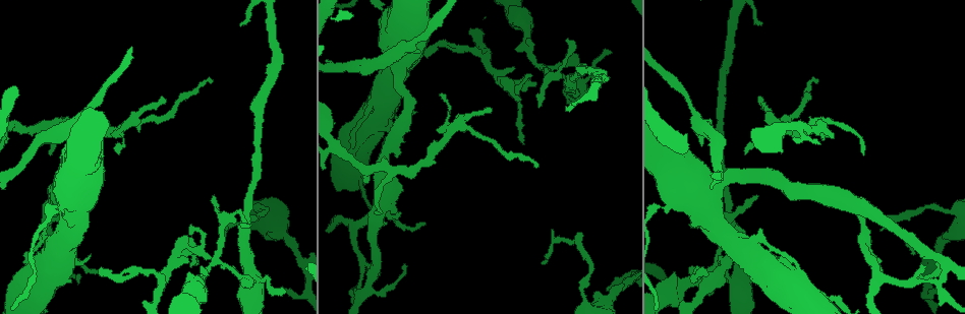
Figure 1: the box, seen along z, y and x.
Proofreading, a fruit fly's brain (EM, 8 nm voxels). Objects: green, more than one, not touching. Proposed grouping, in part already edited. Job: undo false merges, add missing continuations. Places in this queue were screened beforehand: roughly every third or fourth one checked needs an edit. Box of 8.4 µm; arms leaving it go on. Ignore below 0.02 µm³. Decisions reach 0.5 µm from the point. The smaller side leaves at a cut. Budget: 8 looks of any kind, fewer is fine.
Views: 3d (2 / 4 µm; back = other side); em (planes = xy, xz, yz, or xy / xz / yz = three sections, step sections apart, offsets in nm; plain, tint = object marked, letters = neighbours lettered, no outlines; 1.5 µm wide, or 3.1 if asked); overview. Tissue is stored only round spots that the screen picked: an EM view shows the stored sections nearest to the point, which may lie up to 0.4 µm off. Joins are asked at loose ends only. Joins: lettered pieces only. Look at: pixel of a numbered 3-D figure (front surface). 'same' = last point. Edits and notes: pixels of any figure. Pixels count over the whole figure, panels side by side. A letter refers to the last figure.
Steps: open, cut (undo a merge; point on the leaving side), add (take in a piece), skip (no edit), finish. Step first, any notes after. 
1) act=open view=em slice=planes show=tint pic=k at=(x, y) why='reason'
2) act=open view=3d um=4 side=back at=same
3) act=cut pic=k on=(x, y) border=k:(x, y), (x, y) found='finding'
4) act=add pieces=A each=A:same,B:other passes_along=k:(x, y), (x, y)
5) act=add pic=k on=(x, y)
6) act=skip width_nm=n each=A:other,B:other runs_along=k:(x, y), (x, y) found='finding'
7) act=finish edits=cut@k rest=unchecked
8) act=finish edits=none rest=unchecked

act=open view=em slice=xy step=4 show=letters pic=1 at=(78, 282) why='thin end'

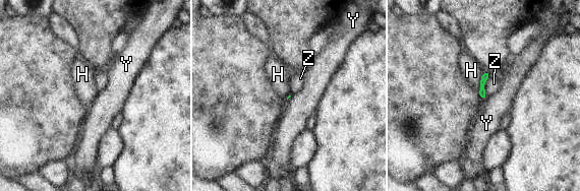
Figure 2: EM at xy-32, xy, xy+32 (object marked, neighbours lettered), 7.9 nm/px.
act=open view=em slice=yz step=8 show=letters at=same

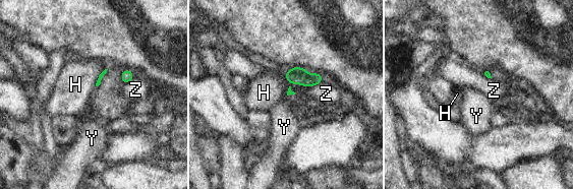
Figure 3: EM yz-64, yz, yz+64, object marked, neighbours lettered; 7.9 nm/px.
act=skip each=H:other,Y:other,Z:other found='none of them fits'

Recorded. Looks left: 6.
act=open view=3d um=2 pic=1 at=(179, 243)

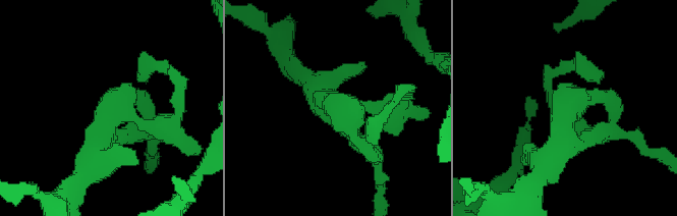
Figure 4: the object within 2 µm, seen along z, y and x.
act=open view=em slice=planes show=tint pic=4 at=(113, 111)

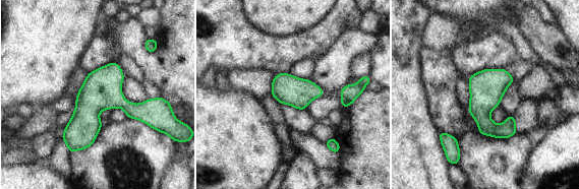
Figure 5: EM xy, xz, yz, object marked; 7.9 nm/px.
act=open view=em slice=planes show=letters at=same why='what lies round it'

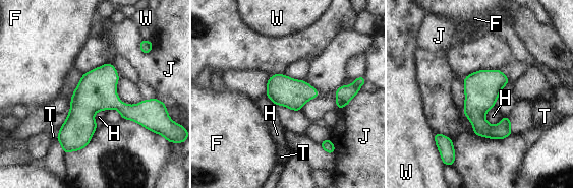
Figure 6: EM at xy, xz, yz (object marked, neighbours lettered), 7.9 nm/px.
act=skip each=F:other,H:other,J:other,T:other,W:other runs_along=6:(154, 101), (145, 110), (96, 104), (59, 138) found='all the same neuron'

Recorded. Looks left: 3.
act=open view=em slice=planes show=letters pic=1 at=(746, 153) why='thin end'

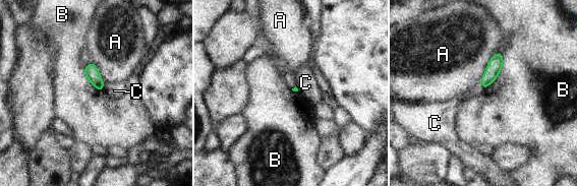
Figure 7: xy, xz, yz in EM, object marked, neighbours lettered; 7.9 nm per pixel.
act=skip longest_contact=B:320nm each=A:other,B:other,C:other border=7:(502, 54), (503, 66), (484, 90) found='no lettered piece goes on from it'

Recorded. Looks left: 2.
act=finish edits=none rest=unchecked

